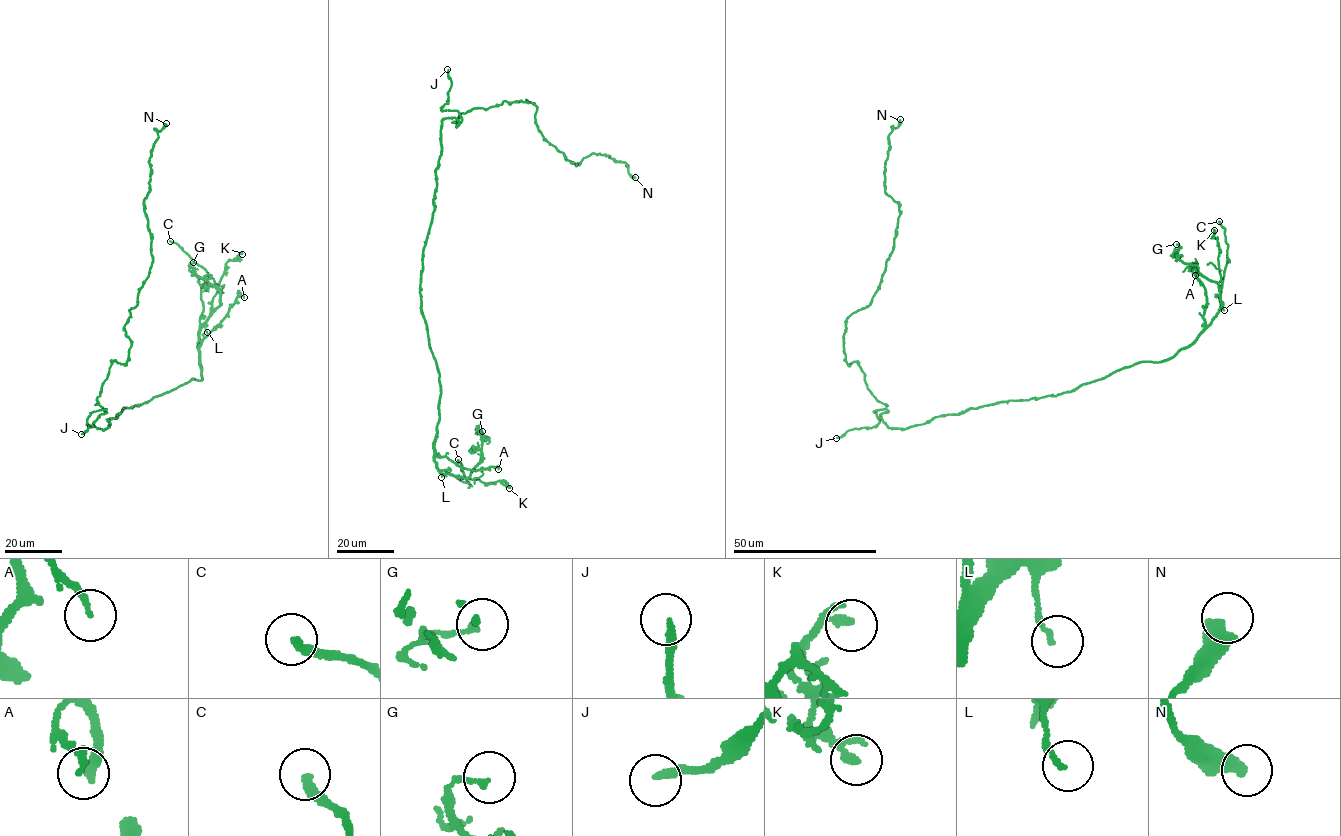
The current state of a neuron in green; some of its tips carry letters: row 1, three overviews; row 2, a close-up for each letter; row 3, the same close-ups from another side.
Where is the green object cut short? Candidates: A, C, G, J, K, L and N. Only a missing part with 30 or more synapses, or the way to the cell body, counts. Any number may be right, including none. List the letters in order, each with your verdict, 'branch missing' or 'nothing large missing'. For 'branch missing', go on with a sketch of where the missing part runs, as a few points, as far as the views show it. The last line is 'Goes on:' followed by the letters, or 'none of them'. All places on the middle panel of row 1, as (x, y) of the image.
A: nothing large missing
C: branch missing; missing branch runs (458, 459), (444, 450)
G: nothing large missing
J: branch missing; missing branch runs (447, 69), (461, 41), (487, 47), (486, 37), (526, 19), (581, 52), (598, 50), (598, 69)
K: nothing large missing
L: nothing large missing
N: nothing large missing
Goes on: C, J

